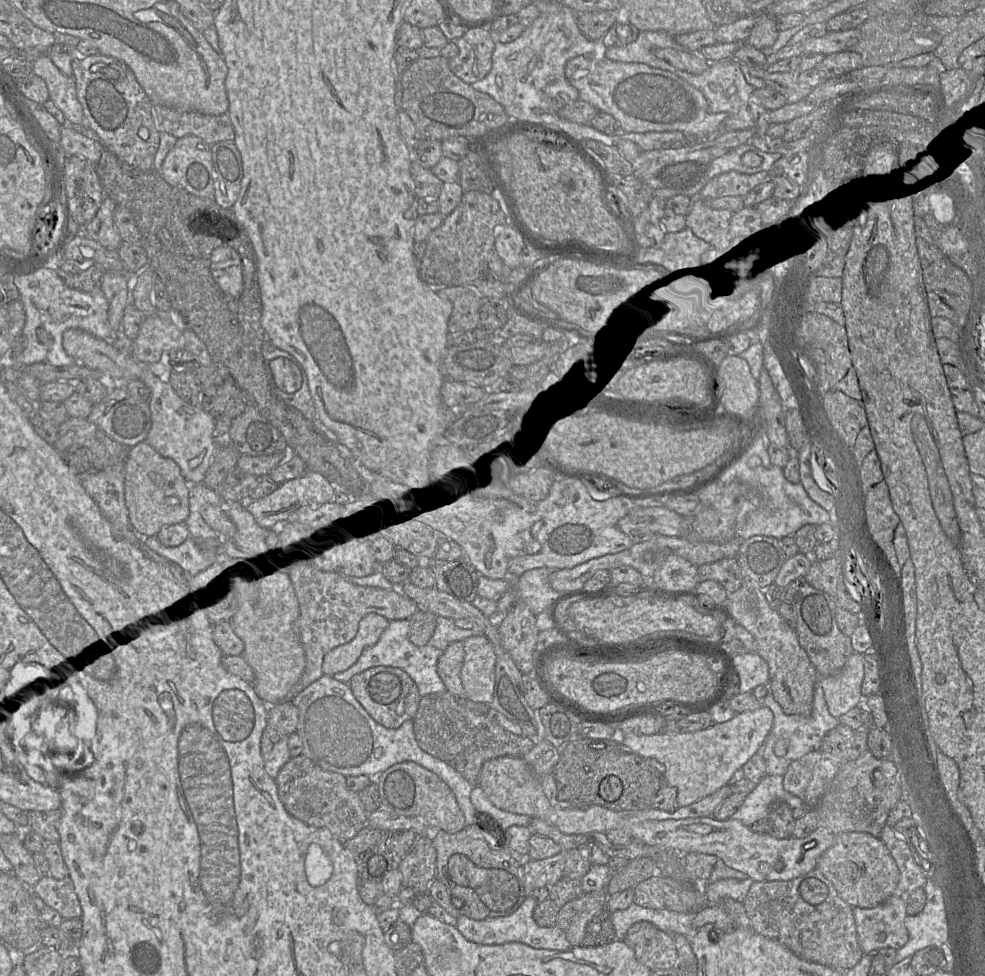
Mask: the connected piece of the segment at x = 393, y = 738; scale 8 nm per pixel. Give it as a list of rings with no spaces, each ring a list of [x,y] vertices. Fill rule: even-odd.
[[[323,675],[311,683],[304,690],[291,699],[298,709],[298,725],[296,733],[303,743],[302,754],[311,759],[322,769],[336,772],[346,776],[381,774],[394,764],[413,761],[435,773],[451,789],[462,810],[466,825],[472,825],[476,821],[477,810],[474,808],[470,795],[474,785],[468,782],[459,772],[444,761],[422,750],[414,735],[413,720],[409,719],[398,728],[386,728],[377,723],[354,697],[348,684],[340,682],[331,676]]]

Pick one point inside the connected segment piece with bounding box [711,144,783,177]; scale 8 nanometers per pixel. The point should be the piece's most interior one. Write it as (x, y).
(747, 159)

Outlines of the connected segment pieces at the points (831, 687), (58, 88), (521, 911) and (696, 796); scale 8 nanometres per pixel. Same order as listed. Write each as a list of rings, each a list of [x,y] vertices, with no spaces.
[[[855,652],[838,673],[820,679],[828,711],[833,717],[839,718],[852,708],[863,706],[863,679],[863,654]]]
[[[48,54],[32,59],[33,74],[42,78],[49,91],[49,99],[61,110],[66,120],[74,125],[86,126],[73,77],[64,75],[52,62]]]
[[[526,897],[518,909],[505,917],[488,918],[484,920],[472,920],[460,915],[457,918],[456,928],[465,939],[476,944],[501,945],[509,942],[519,942],[535,949],[566,951],[571,946],[565,933],[558,925],[540,927],[533,919],[533,911],[536,902],[531,897]]]
[[[762,705],[754,711],[736,714],[723,723],[690,733],[659,733],[654,735],[619,735],[620,741],[635,753],[655,764],[664,772],[664,783],[676,788],[678,807],[688,806],[728,785],[740,774],[742,766],[762,746],[772,729],[773,712]]]

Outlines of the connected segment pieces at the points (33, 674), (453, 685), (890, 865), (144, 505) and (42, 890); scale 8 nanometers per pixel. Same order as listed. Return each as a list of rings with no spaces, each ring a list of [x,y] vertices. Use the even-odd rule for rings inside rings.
[[[16,663],[9,673],[9,678],[1,687],[1,695],[3,700],[7,702],[19,701],[19,694],[27,687],[37,682],[54,682],[55,674],[51,668],[44,667],[38,663],[24,664]]]
[[[456,641],[449,644],[448,647],[442,651],[437,662],[437,672],[446,690],[458,698],[465,698],[460,678],[464,656],[463,641]]]
[[[843,832],[818,859],[816,870],[830,881],[838,896],[851,907],[874,908],[891,896],[899,881],[899,870],[879,837],[862,832]]]
[[[146,441],[128,449],[125,460],[125,503],[131,526],[143,538],[156,536],[165,526],[186,521],[190,513],[189,486],[179,466],[161,456]]]
[[[43,875],[31,889],[46,906],[56,910],[63,919],[81,918],[82,910],[69,876],[61,880]]]

